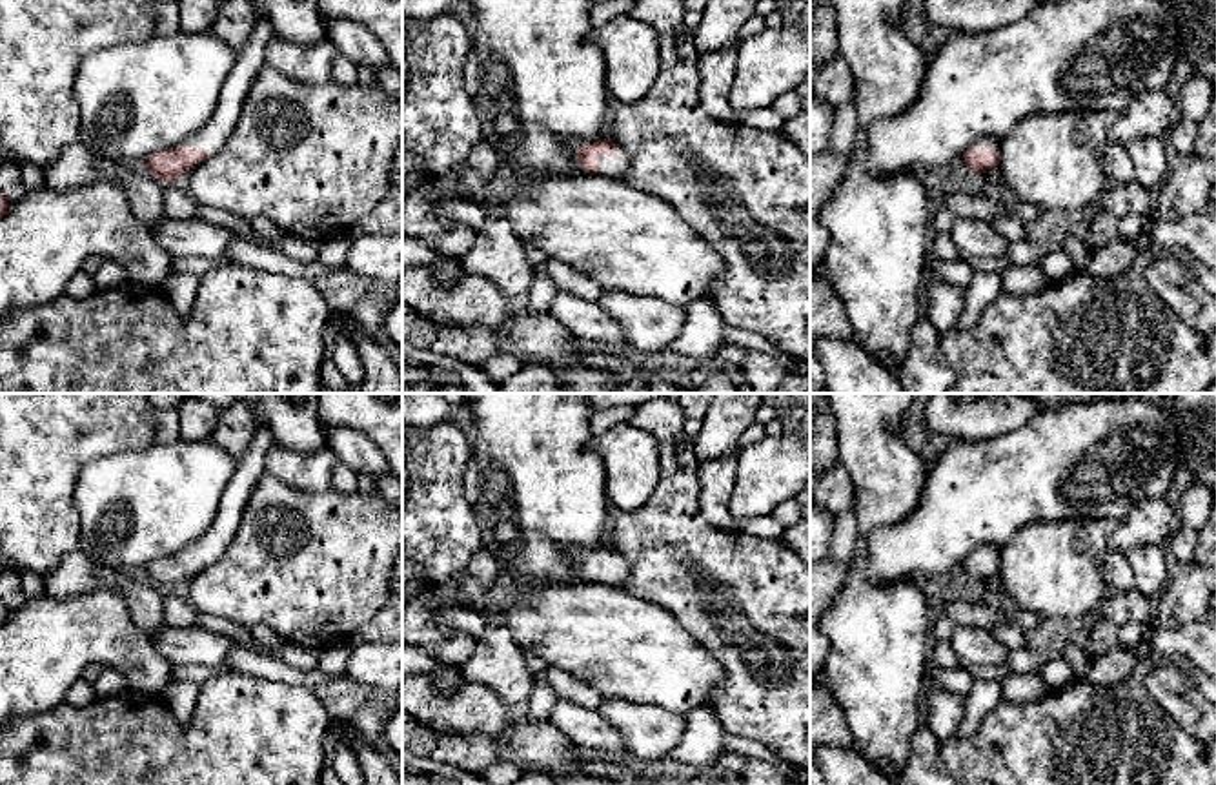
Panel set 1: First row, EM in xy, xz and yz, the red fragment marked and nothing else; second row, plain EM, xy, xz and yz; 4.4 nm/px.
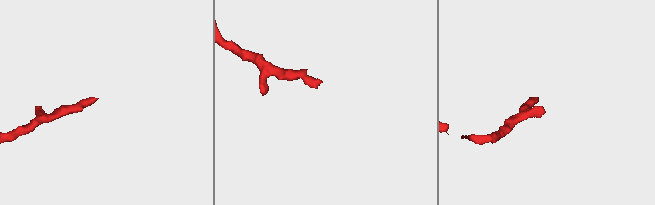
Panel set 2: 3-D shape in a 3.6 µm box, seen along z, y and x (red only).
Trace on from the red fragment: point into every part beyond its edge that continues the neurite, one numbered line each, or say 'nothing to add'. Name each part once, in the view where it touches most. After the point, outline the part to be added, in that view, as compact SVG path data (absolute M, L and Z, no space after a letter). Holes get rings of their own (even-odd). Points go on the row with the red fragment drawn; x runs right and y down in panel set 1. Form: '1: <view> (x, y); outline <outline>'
1: xz (612, 166); outline M613 144L613 148L617 149L615 157L597 155L597 158L599 158L597 175L619 178L626 171L626 153L623 149L619 149L615 144Z

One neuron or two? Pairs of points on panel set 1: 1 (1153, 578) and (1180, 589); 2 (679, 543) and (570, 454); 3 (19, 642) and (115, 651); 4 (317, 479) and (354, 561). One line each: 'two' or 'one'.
1: two
2: two
3: one
4: two

